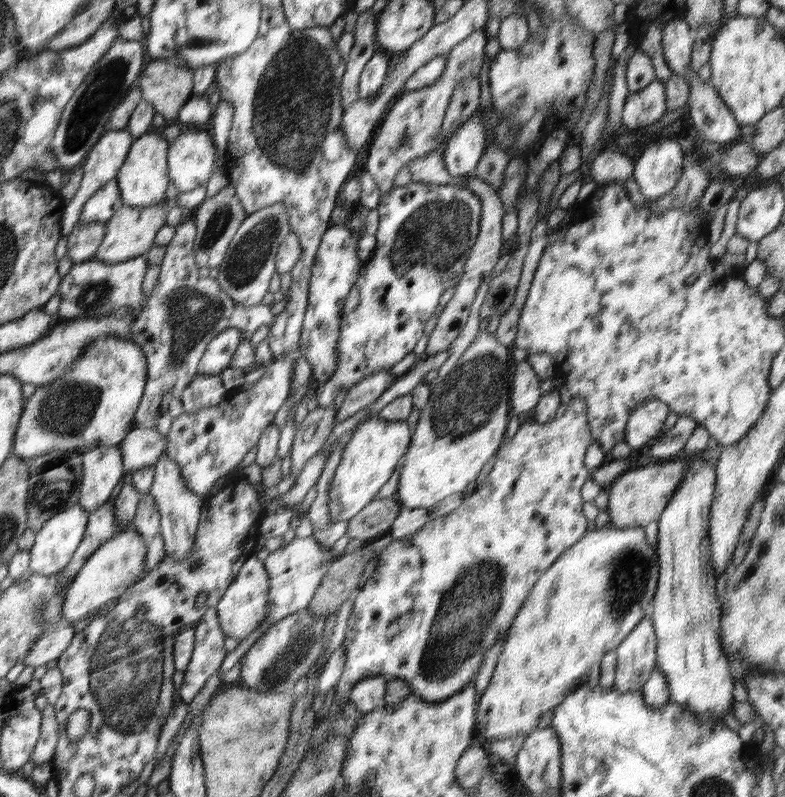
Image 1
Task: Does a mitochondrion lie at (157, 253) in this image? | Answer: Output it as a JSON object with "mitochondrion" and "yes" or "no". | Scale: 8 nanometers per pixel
{"mitochondrion":"no"}

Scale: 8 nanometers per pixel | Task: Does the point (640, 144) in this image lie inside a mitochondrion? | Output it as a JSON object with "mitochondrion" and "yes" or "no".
{"mitochondrion":"no"}

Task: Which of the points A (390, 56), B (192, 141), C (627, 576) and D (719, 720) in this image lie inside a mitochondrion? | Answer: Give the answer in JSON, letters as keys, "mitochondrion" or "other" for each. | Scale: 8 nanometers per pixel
{"A":"other","B":"other","C":"mitochondrion","D":"other"}

